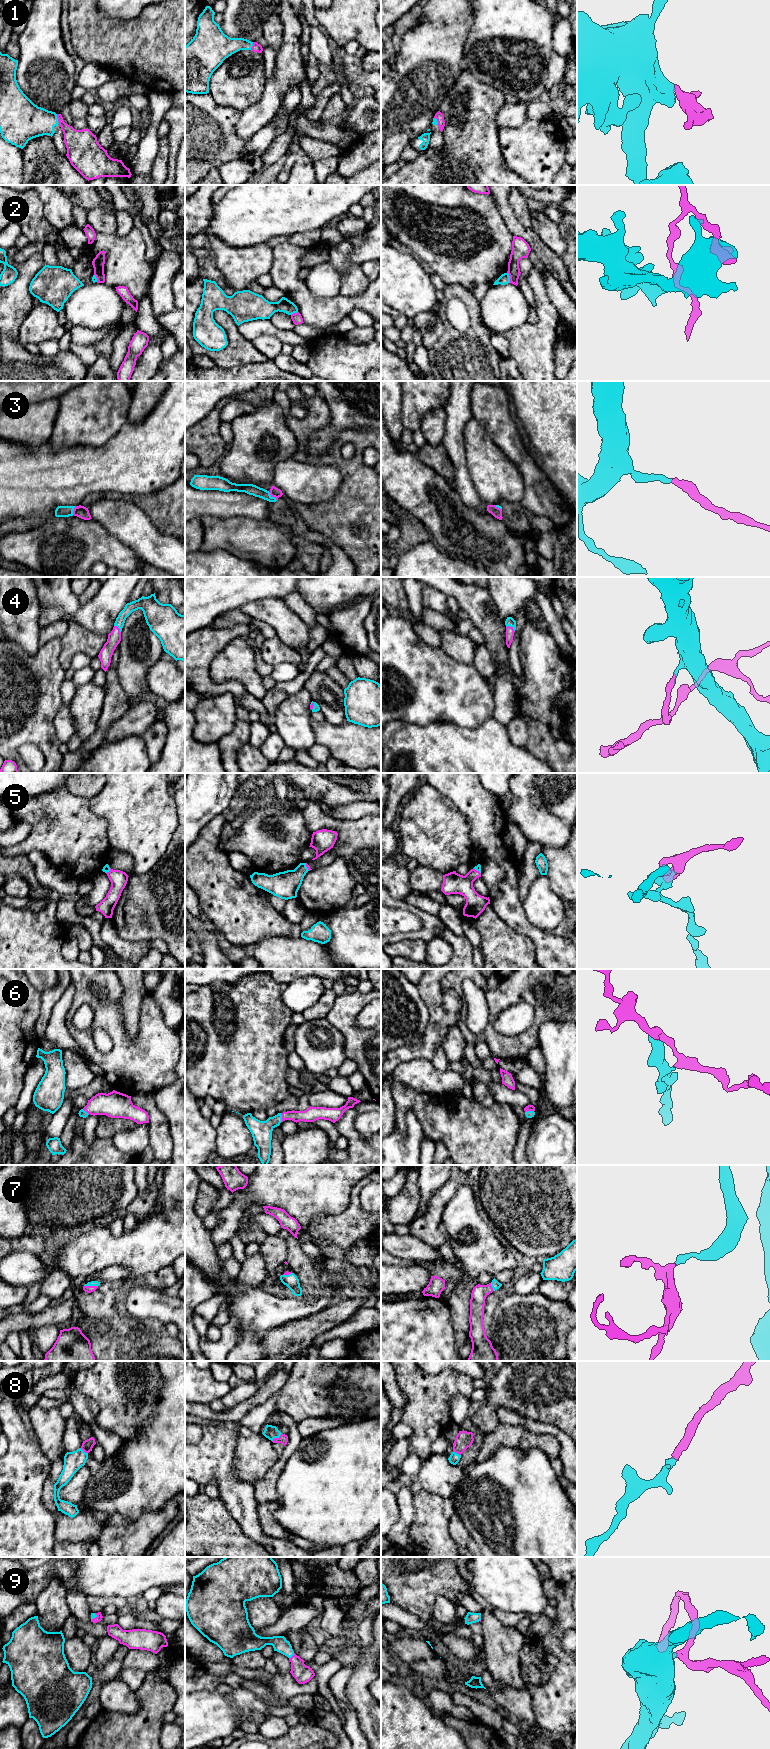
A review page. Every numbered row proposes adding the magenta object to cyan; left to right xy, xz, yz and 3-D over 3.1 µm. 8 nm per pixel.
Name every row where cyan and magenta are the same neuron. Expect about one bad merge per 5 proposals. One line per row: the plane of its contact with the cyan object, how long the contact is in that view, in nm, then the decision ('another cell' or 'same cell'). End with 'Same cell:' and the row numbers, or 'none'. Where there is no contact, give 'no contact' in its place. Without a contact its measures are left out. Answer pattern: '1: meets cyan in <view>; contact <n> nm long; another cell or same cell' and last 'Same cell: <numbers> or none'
1: meets cyan in xz; contact 70 nm long; same cell
2: meets cyan in yz; contact 90 nm long; another cell
3: meets cyan in xz; contact 90 nm long; same cell
4: meets cyan in yz; contact 80 nm long; same cell
5: meets cyan in xz; contact 70 nm long; same cell
6: meets cyan in xz; contact 70 nm long; same cell
7: meets cyan in xy; contact 110 nm long; same cell
8: meets cyan in xz; contact 100 nm long; same cell
9: meets cyan in xz; contact 60 nm long; same cell
Same cell: 1, 3, 4, 5, 6, 7, 8, 9

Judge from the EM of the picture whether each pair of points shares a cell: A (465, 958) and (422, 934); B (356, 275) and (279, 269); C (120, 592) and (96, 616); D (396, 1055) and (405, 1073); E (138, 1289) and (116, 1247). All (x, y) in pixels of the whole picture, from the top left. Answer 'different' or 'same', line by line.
A: different
B: different
C: same
D: different
E: different

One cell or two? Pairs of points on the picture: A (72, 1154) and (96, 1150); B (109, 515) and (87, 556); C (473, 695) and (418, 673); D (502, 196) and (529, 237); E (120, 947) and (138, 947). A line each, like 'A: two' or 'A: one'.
A: one
B: two
C: one
D: one
E: one

